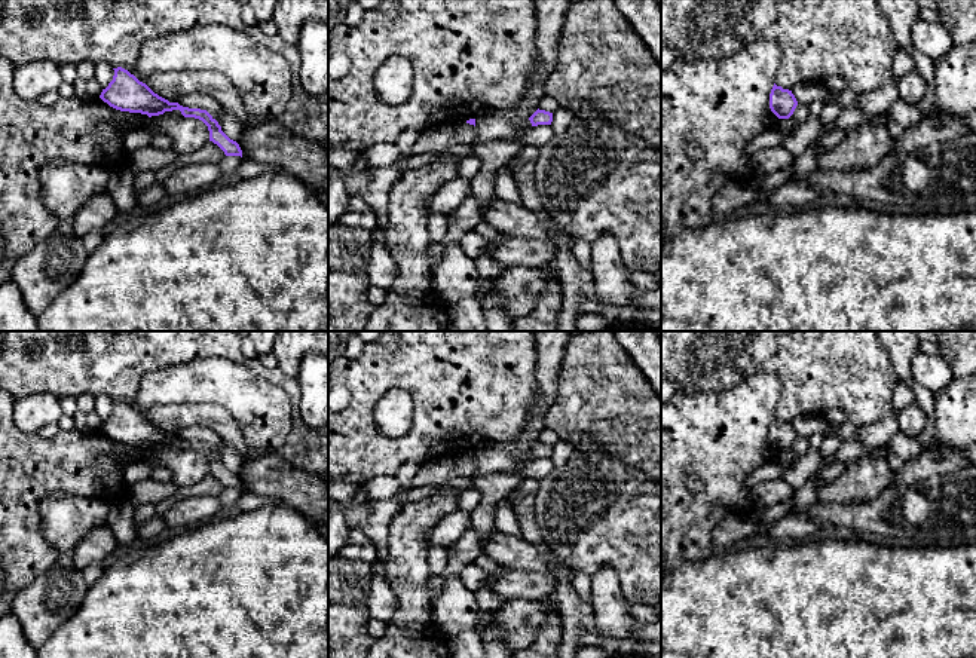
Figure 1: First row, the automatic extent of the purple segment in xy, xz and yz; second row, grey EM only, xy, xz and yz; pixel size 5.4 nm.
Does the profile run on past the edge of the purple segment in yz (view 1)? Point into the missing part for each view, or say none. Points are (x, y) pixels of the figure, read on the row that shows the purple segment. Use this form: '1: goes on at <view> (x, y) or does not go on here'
1: does not go on here

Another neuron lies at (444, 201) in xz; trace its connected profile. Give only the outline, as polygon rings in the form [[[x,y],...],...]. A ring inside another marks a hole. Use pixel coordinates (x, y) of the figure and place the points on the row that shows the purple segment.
[[[456,177],[446,183],[435,195],[428,201],[428,214],[452,214],[463,201],[471,195],[471,180]]]

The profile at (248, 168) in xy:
[[[244,160],[239,168],[236,169],[236,175],[241,178],[251,178],[263,174],[264,171],[270,169],[270,166],[254,162],[254,160]]]

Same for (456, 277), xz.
[[[459,241],[446,245],[443,257],[432,273],[434,288],[440,297],[453,304],[463,297],[474,297],[478,287],[478,269],[461,248]]]

